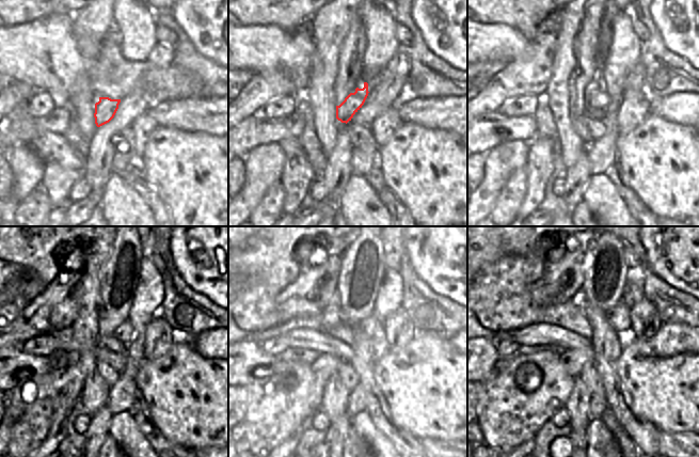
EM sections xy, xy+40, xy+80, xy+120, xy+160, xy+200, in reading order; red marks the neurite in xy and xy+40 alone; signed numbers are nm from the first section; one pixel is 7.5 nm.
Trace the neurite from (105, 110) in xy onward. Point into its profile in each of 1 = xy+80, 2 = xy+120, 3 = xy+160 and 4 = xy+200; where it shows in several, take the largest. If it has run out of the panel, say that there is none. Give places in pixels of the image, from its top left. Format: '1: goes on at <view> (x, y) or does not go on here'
1: goes on at xy+80 (599, 98)
2: goes on at xy+120 (123, 333)
3: goes on at xy+160 (370, 327)
4: goes on at xy+200 (619, 316)

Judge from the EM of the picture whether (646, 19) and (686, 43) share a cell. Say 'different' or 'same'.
different

